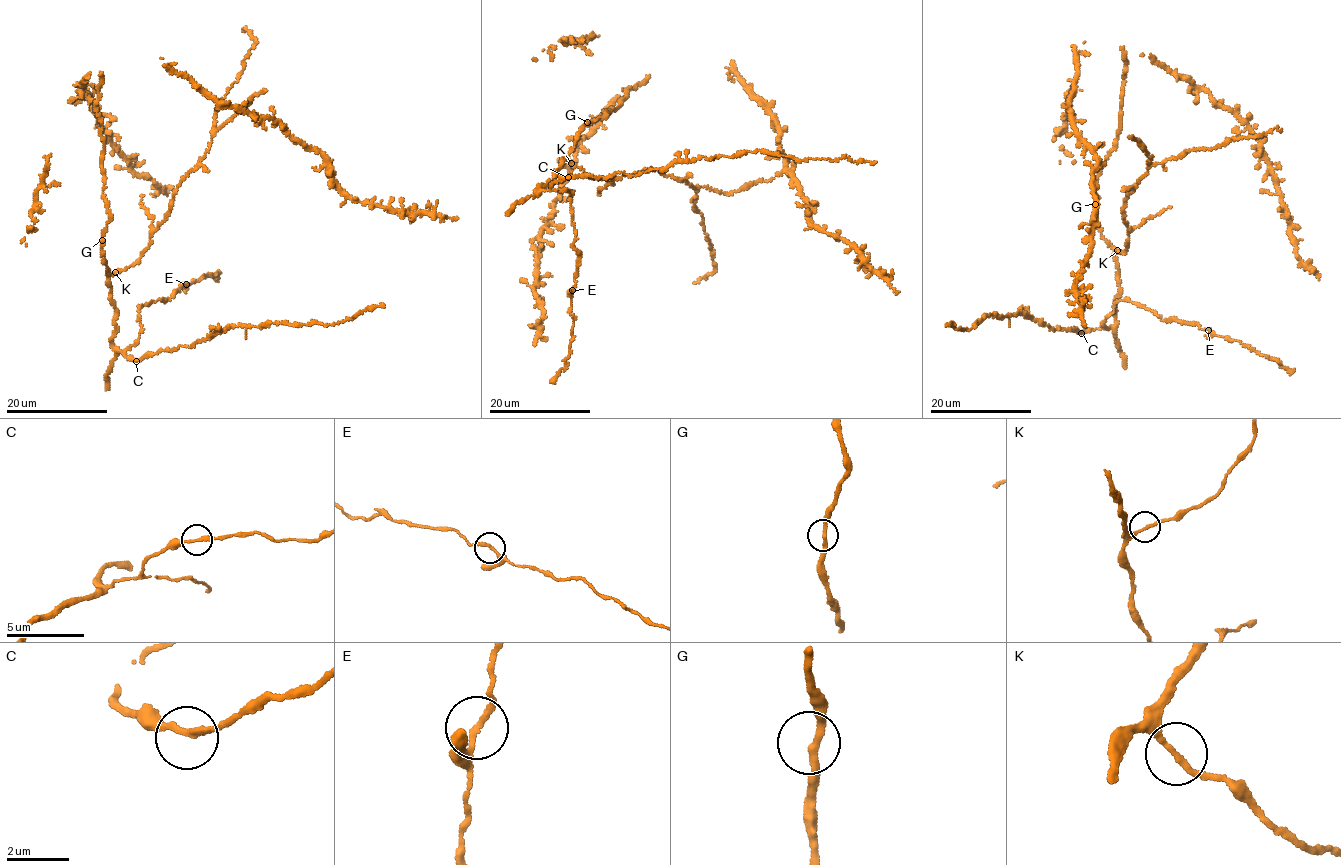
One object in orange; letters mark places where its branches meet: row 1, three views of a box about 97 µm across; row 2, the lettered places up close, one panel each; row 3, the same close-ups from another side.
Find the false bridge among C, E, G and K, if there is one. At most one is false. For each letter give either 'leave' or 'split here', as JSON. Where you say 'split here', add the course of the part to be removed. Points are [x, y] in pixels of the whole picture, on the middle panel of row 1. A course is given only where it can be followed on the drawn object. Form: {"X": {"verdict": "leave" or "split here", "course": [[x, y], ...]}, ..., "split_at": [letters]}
{"C": {"verdict": "leave"}, "E": {"verdict": "leave"}, "G": {"verdict": "leave"}, "K": {"verdict": "leave"}, "split_at": []}

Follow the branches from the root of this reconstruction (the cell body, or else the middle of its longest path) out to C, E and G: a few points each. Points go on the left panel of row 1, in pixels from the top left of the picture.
C: (111, 274), (108, 286), (111, 303), (116, 307), (116, 328), (111, 343), (136, 361)
E: (111, 274), (116, 328), (111, 343), (122, 351), (140, 336), (140, 307), (165, 301), (185, 284)
G: (111, 274), (102, 255), (102, 240)

